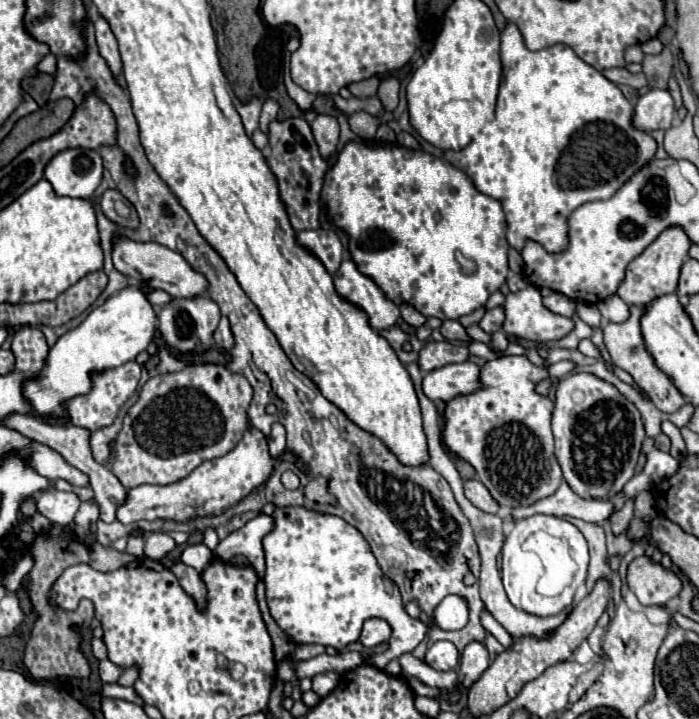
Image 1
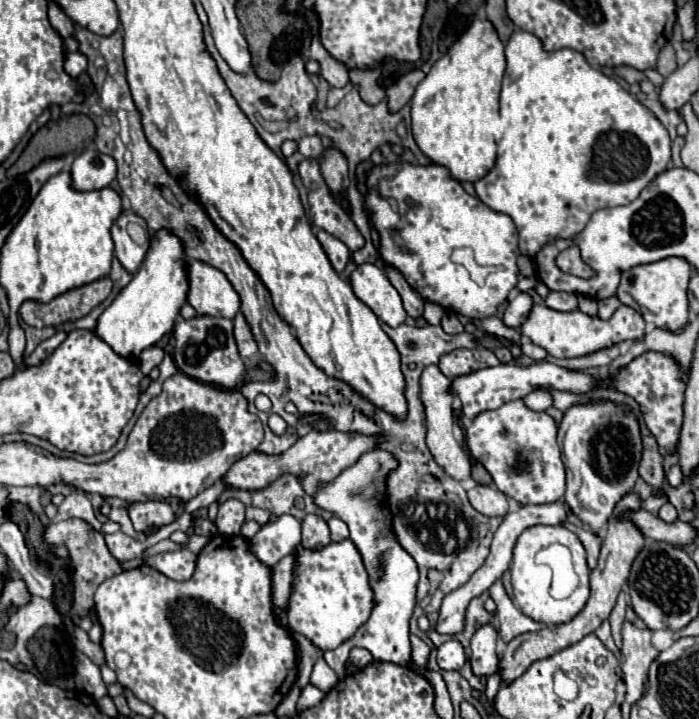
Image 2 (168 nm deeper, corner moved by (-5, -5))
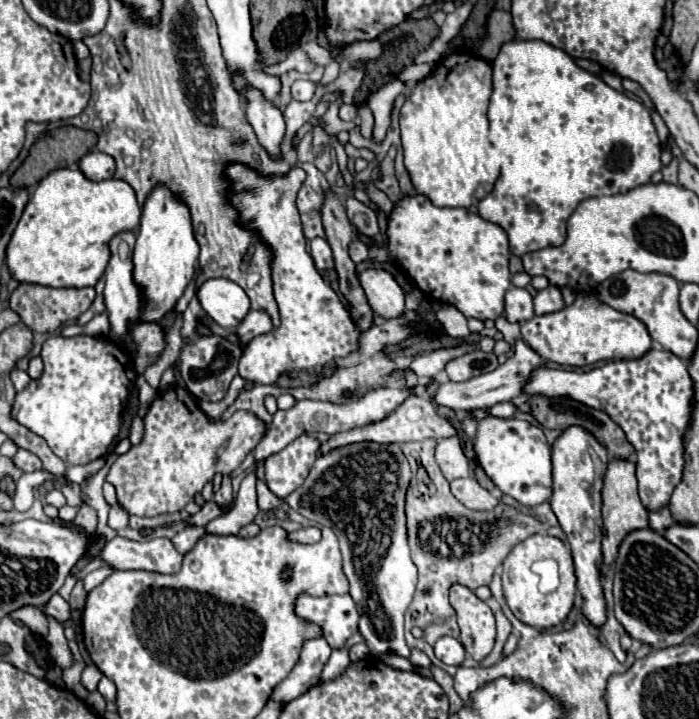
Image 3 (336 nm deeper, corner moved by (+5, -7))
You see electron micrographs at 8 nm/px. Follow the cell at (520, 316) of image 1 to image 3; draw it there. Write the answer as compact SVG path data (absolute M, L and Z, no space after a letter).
M579 292L571 306L521 324L521 338L543 360L563 366L589 366L601 360L639 358L651 348L651 338L641 320L599 302L593 292Z

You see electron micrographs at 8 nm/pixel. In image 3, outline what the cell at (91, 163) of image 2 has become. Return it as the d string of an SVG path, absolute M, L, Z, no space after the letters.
M91 150L79 160L79 170L87 180L93 180L93 182L109 180L113 178L113 172L115 172L115 160L111 156L105 156L99 150Z

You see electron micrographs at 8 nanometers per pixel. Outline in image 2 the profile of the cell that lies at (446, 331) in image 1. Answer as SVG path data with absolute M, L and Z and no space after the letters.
M447 312L447 314L443 316L441 326L443 326L443 330L445 330L447 334L459 334L459 332L465 330L465 326L463 326L463 324L457 320L457 316L451 314L451 312Z

